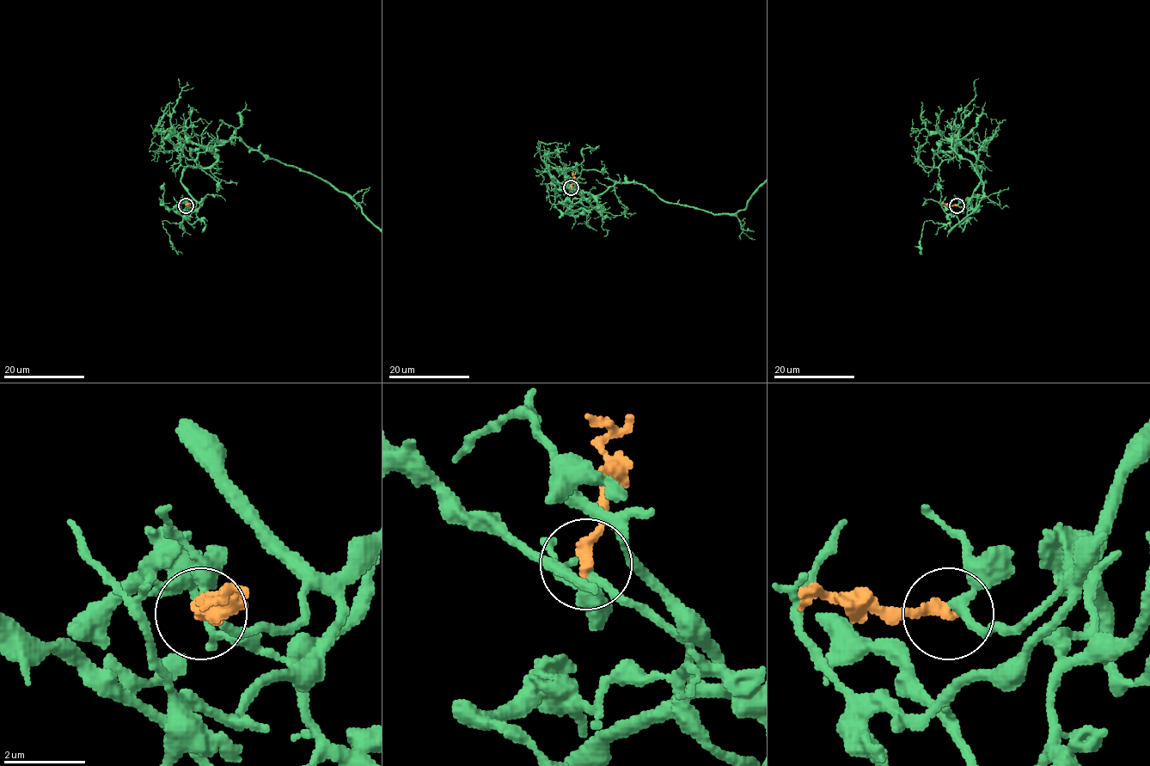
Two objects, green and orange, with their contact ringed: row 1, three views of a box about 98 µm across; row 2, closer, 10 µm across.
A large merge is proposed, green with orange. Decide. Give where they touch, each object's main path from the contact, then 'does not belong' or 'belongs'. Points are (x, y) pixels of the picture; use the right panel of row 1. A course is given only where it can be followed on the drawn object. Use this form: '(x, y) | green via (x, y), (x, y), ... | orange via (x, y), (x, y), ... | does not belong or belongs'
(957, 205) | orange via (956, 205), (942, 204) | does not belong

